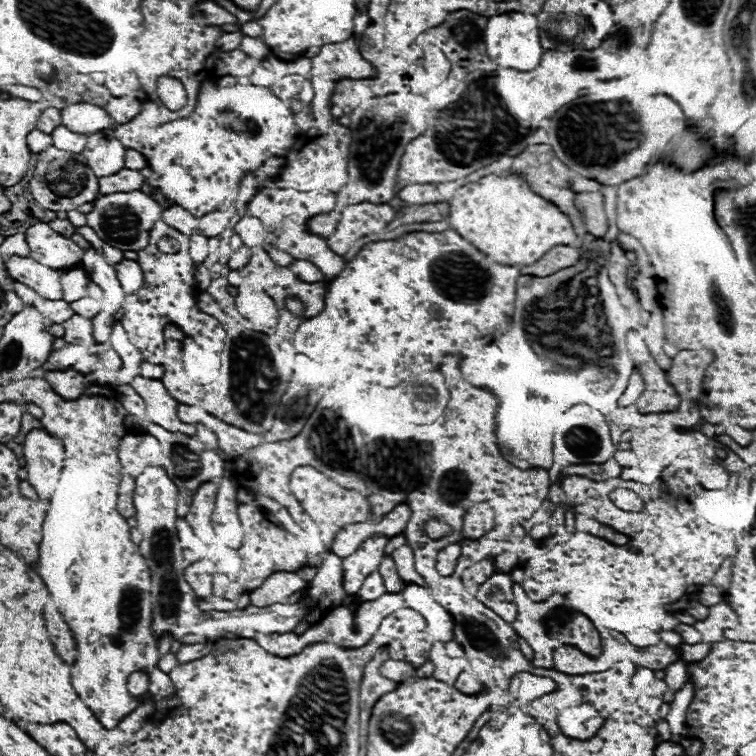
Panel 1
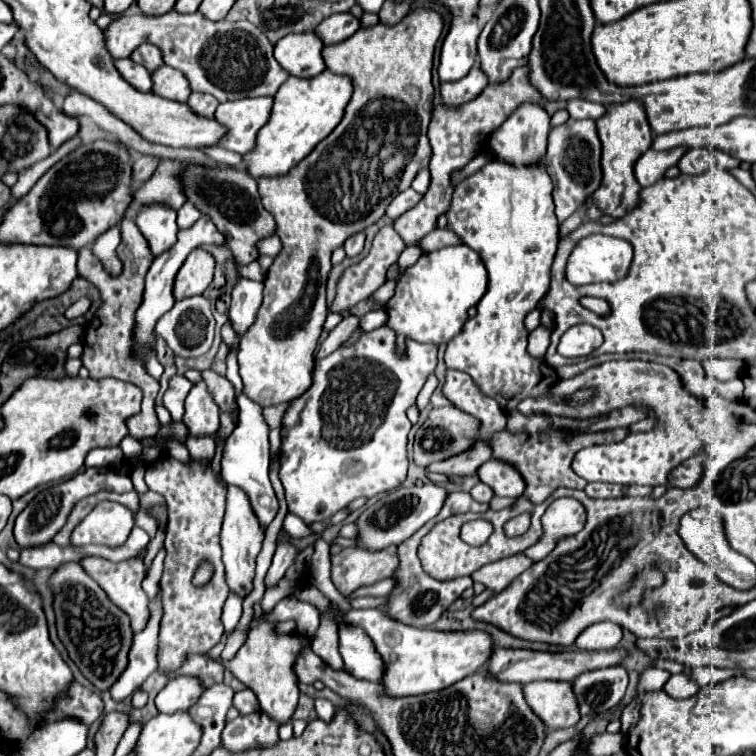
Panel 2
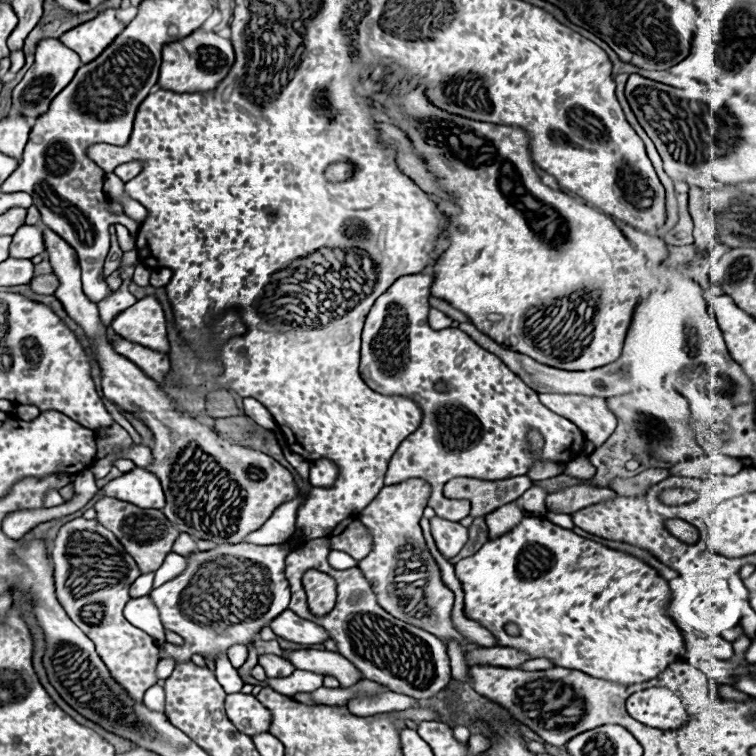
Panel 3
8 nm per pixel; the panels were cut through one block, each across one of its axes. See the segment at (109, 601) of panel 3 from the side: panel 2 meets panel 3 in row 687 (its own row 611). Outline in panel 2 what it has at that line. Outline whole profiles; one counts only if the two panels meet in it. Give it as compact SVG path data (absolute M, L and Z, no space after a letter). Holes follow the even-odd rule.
M84 556L80 560L80 566L88 572L90 578L94 578L100 588L108 594L108 598L122 608L122 612L126 612L130 616L130 626L132 632L142 632L150 620L150 608L148 608L148 598L146 592L142 590L142 580L144 580L144 562L143 559L133 558L126 562L110 562L106 558L98 556Z

